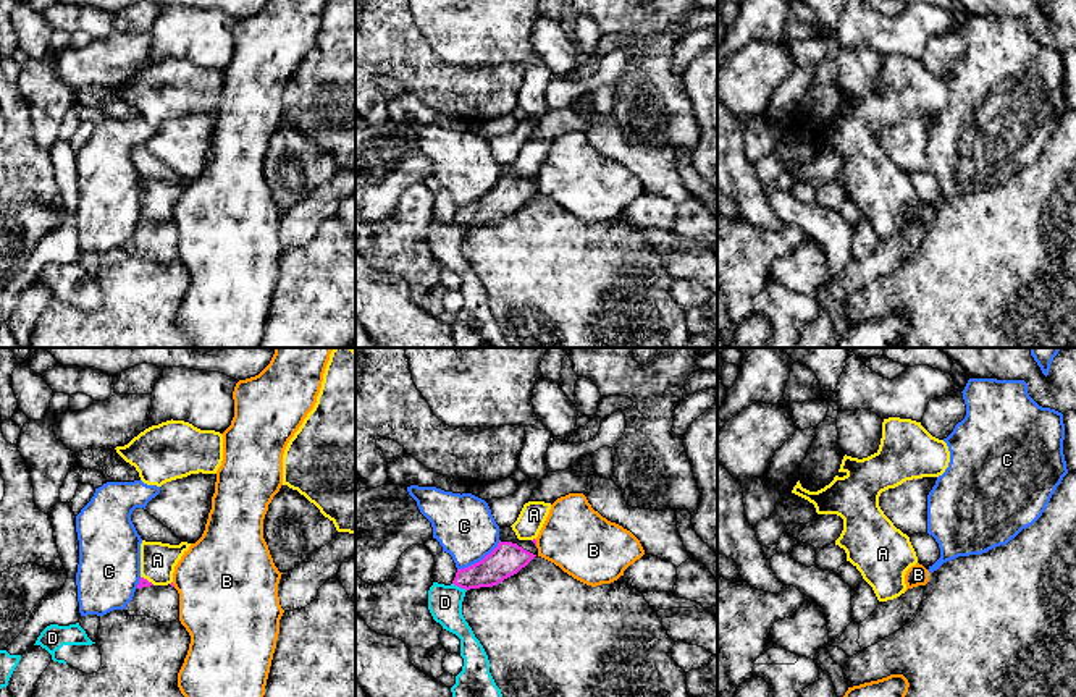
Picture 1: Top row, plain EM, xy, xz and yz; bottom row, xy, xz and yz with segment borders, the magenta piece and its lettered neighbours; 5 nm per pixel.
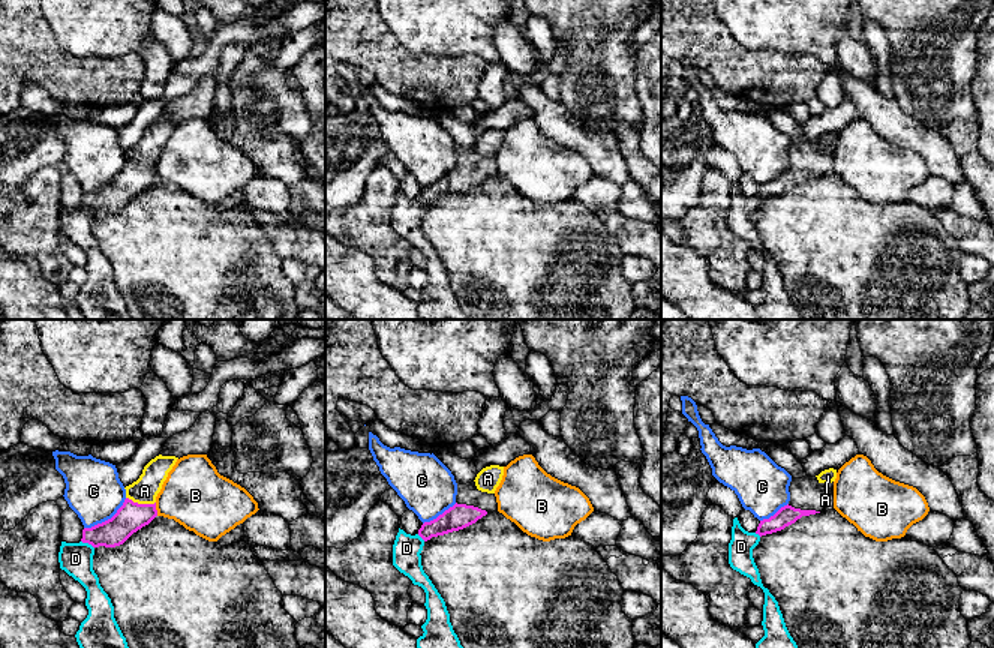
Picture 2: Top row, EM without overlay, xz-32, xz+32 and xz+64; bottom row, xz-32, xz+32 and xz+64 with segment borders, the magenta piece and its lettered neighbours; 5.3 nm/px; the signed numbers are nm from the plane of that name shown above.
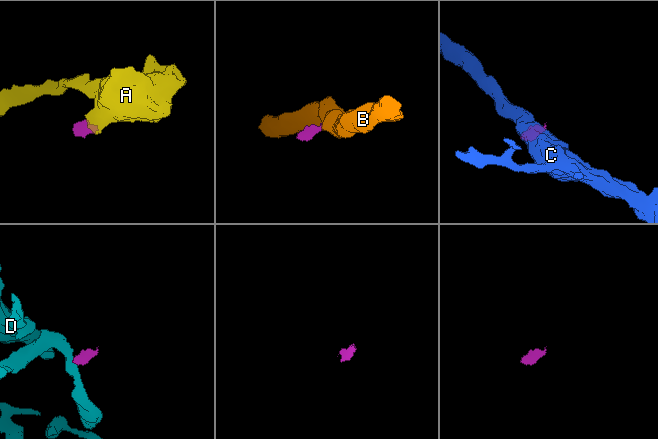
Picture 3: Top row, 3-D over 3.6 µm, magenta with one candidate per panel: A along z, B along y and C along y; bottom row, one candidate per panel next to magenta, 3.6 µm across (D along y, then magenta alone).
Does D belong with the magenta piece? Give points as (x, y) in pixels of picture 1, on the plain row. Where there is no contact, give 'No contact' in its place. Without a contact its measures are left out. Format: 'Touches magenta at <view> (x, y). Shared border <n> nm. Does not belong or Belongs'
Touches magenta at xz (459, 223). Shared border 80 nm. Does not belong

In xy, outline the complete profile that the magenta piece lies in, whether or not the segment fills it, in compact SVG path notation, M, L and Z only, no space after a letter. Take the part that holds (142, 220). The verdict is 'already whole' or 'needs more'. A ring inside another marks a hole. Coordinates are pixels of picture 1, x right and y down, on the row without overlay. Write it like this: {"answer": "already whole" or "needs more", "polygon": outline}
{"answer": "needs more", "polygon": "M141 215L134 234L124 249L129 254L150 254L158 260L173 260L179 257L179 231L173 220L153 223Z"}

